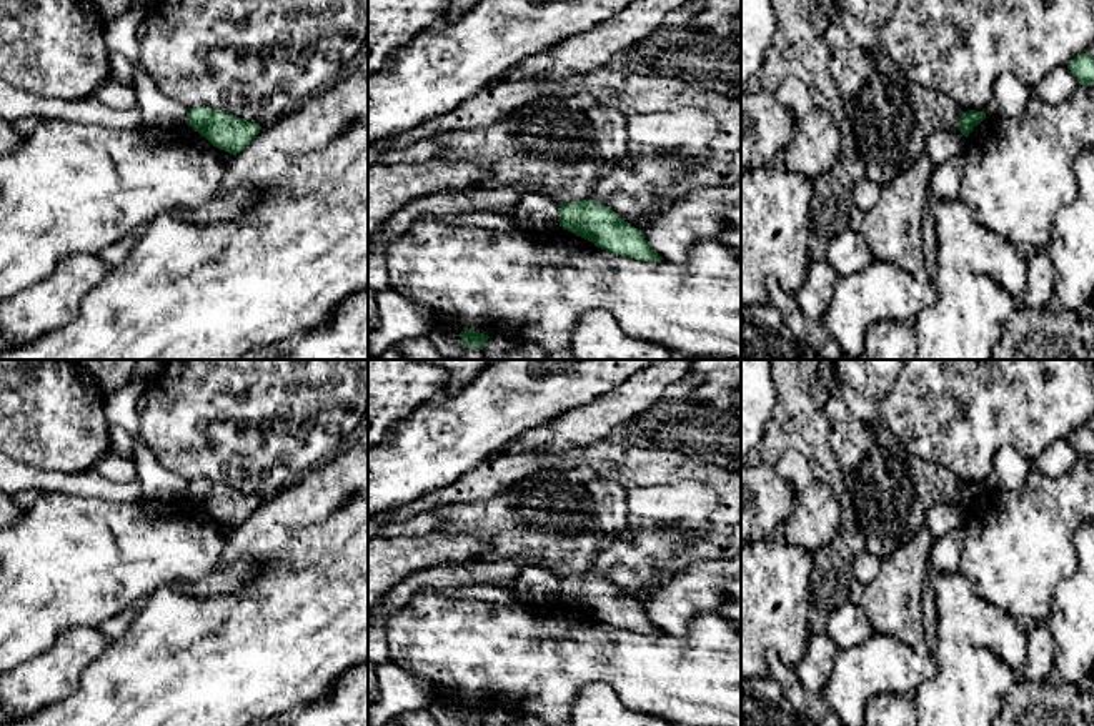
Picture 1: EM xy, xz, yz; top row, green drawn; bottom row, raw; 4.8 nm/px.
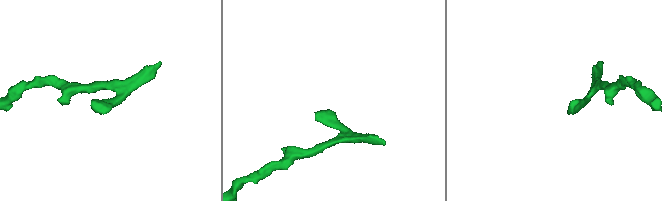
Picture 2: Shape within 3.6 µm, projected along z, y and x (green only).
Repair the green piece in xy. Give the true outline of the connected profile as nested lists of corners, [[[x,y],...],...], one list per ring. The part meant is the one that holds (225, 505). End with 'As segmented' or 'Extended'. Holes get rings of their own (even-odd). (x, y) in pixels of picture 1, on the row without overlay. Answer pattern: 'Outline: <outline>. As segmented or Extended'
Outline: [[[208,480],[190,481],[186,498],[203,508],[213,520],[231,528],[243,525],[261,500]]]. As segmented

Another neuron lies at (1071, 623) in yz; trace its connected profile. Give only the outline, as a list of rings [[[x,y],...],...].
[[[1094,520],[1074,533],[1076,569],[1051,599],[1047,628],[1054,643],[1054,679],[1077,691],[1094,673]]]

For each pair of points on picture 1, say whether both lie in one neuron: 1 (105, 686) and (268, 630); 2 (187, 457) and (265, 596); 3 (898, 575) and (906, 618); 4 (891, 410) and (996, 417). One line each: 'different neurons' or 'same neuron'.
1: same neuron
2: different neurons
3: same neuron
4: same neuron

